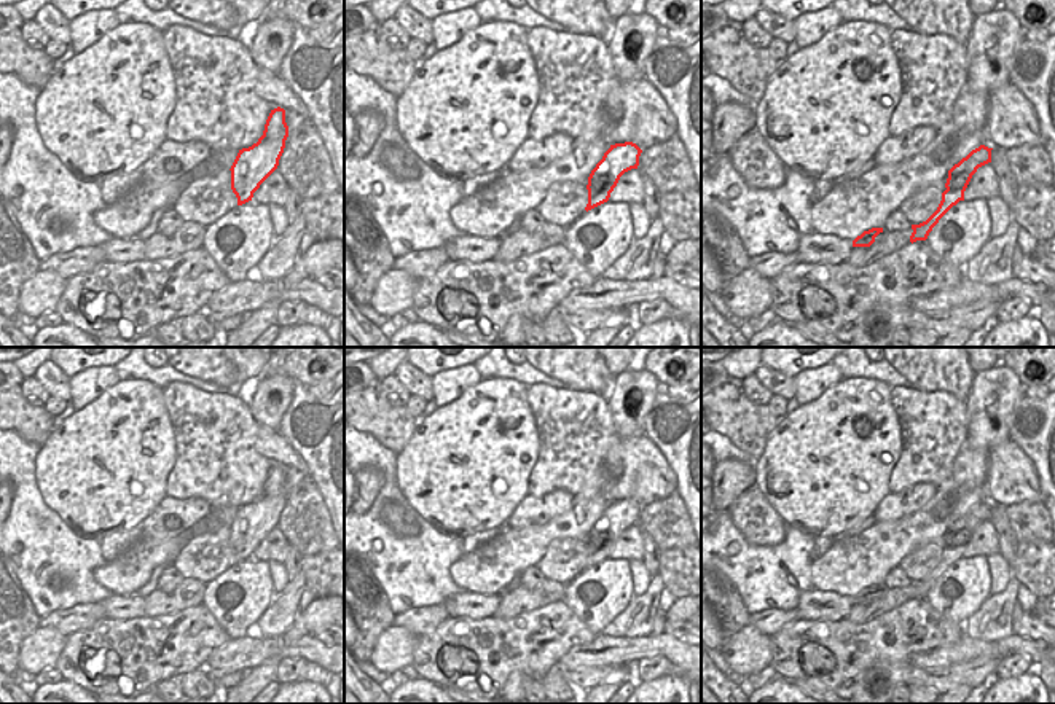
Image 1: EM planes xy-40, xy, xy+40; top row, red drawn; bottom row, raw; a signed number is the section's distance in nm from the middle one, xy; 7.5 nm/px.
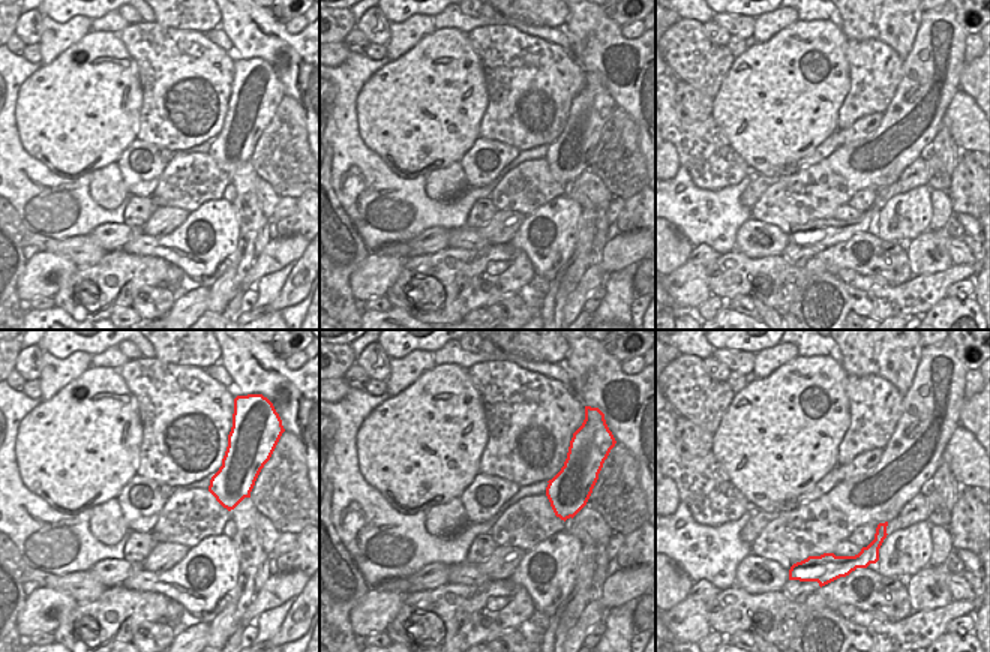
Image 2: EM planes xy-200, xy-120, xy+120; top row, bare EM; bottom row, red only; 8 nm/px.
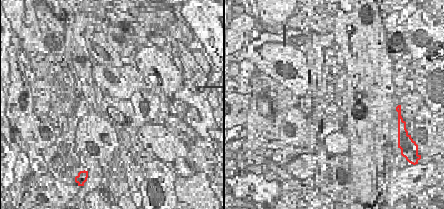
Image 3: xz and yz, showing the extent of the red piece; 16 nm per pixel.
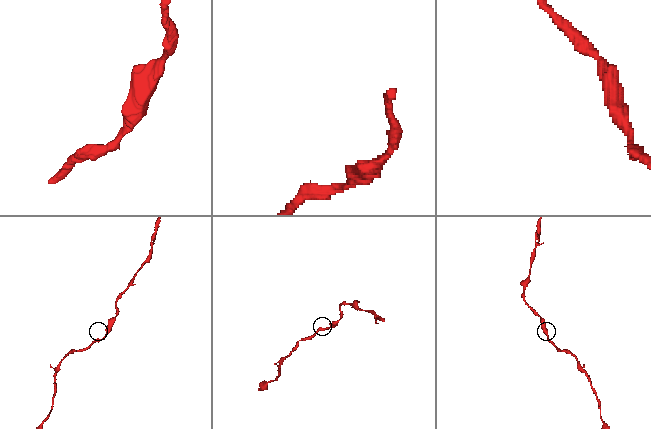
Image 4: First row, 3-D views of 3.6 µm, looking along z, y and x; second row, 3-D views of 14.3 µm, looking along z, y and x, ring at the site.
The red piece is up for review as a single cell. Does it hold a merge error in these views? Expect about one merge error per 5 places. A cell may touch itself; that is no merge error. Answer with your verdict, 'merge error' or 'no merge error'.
no merge error

